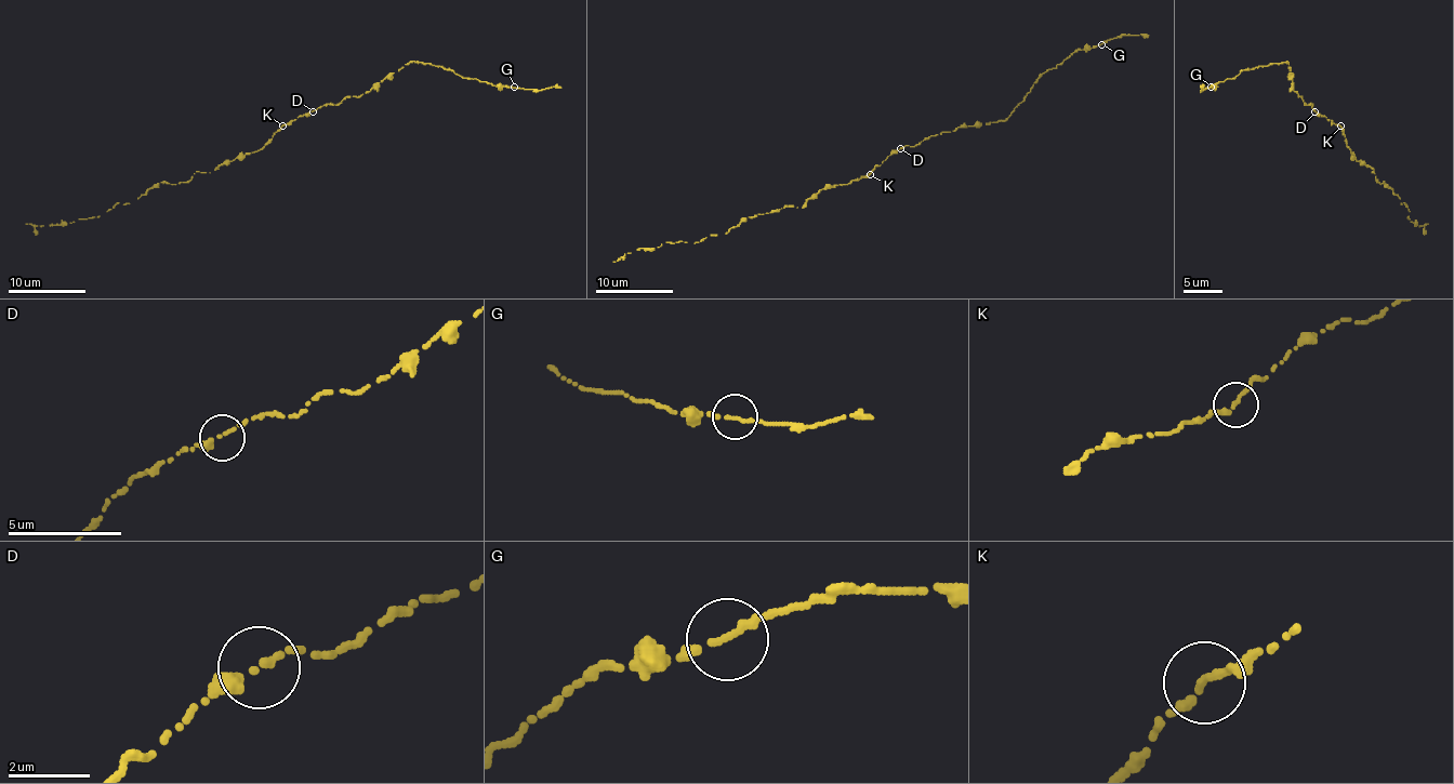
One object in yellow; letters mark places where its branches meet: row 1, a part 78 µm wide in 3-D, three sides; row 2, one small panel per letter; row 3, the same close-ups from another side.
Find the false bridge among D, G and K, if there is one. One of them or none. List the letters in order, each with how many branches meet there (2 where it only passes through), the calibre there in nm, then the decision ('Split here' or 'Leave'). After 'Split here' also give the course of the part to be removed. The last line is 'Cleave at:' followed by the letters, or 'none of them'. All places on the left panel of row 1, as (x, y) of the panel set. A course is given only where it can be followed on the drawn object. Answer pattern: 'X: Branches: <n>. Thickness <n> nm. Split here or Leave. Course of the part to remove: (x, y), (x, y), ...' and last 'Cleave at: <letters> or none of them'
D: Branches: 2. Thickness 220 nm. Leave
G: Branches: 2. Thickness 170 nm. Leave
K: Branches: 2. Thickness 200 nm. Leave
Cleave at: none of them

